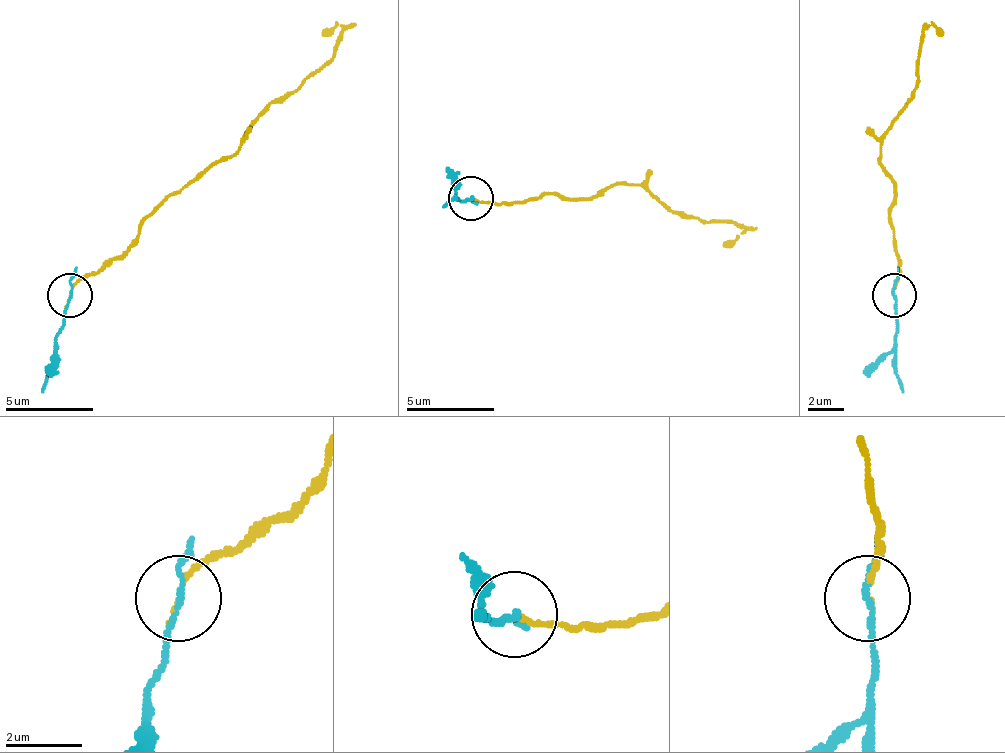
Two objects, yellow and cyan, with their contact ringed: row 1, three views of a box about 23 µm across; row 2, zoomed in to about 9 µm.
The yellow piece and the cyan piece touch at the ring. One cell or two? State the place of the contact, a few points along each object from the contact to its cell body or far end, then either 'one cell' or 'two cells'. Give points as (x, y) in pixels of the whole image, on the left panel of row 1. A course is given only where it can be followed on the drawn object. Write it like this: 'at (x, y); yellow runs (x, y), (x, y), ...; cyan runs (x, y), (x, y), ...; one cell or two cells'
at (70, 295); yellow runs (68, 294), (95, 276), (170, 197), (241, 143), (272, 104), (330, 59), (343, 28), (334, 24), (321, 37); cyan runs (68, 294), (55, 369), (42, 391); two cells

